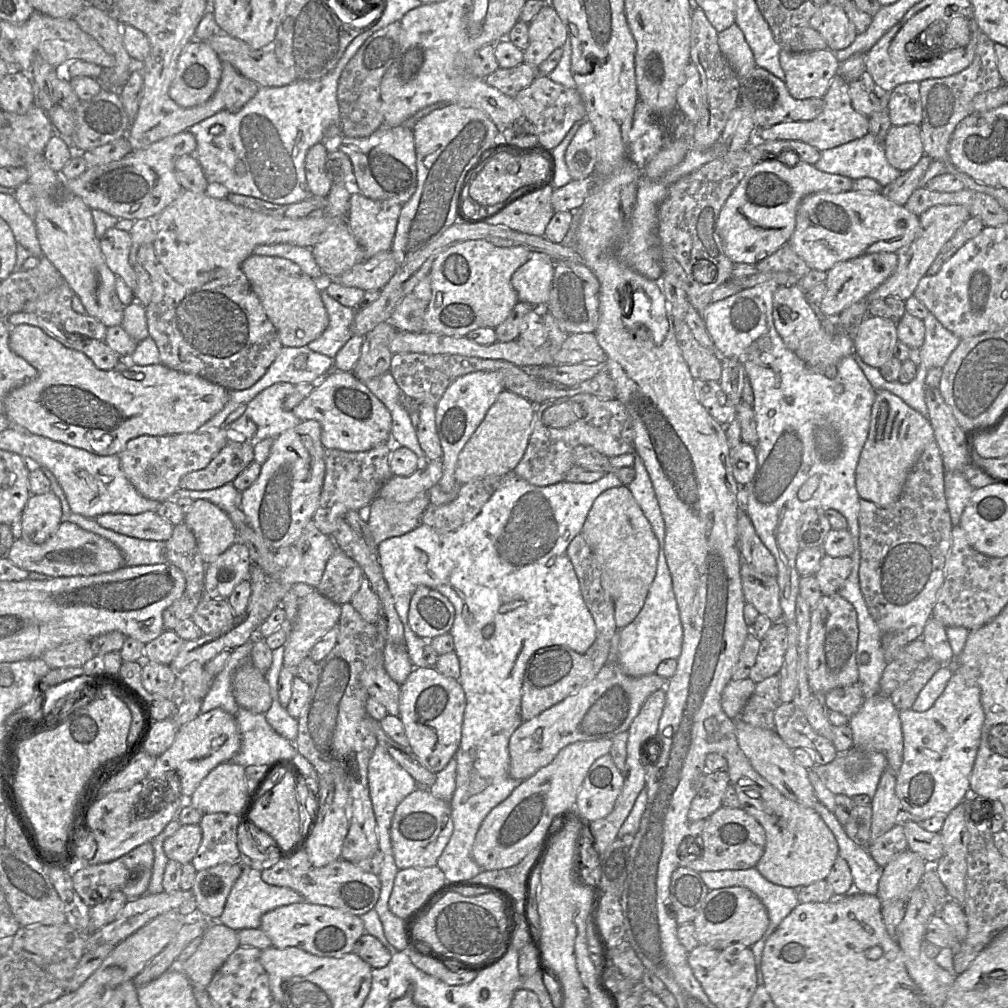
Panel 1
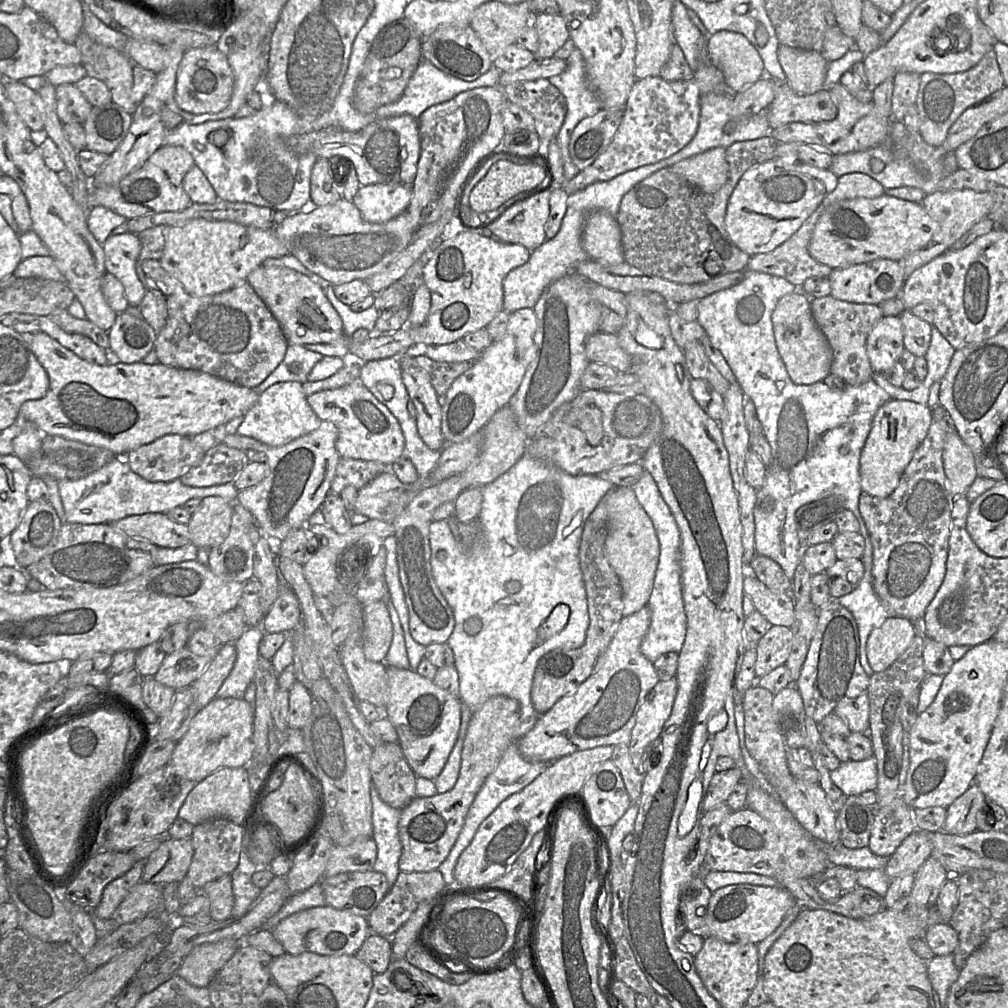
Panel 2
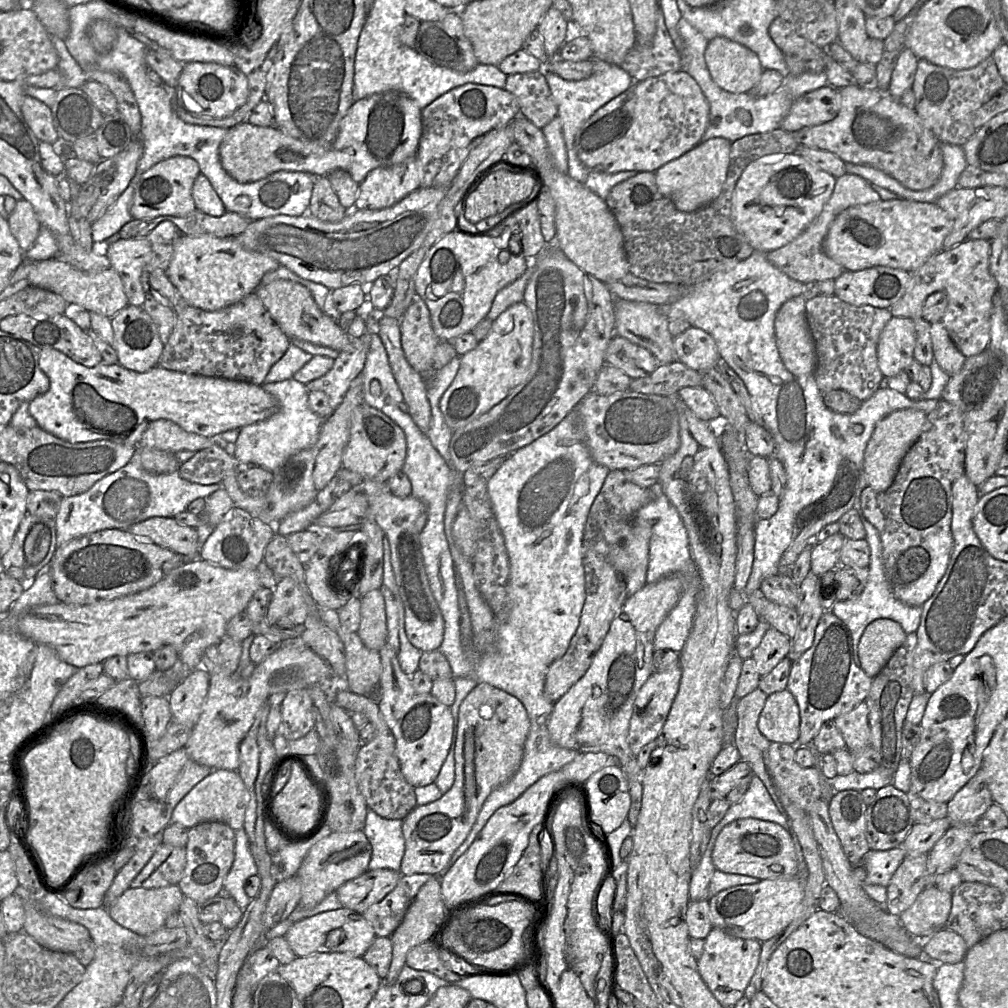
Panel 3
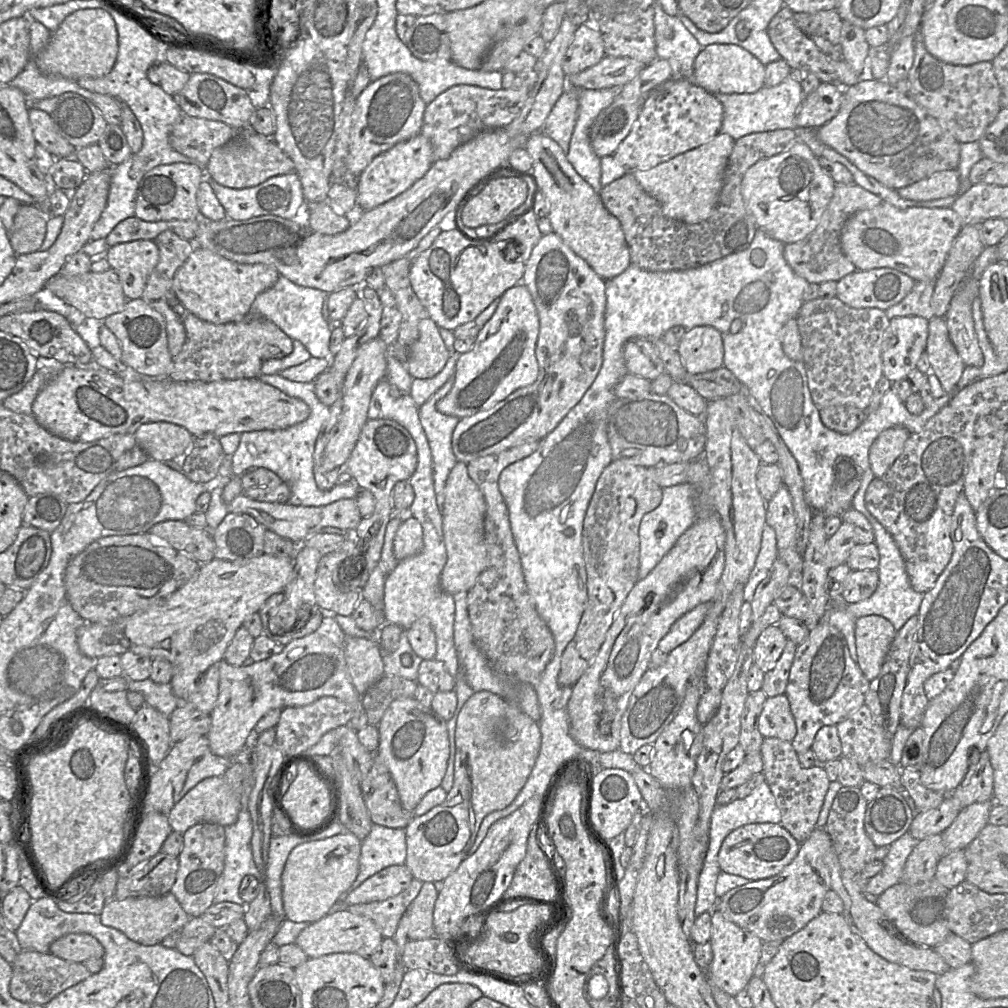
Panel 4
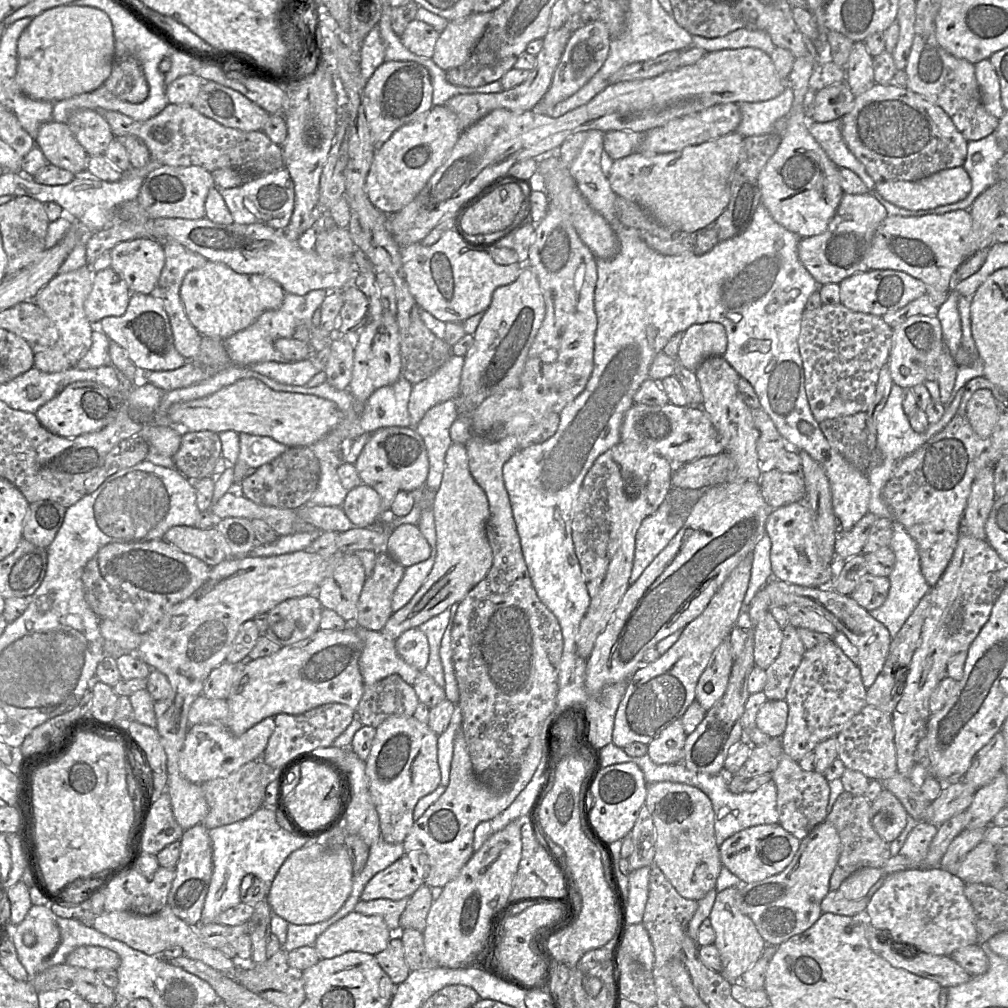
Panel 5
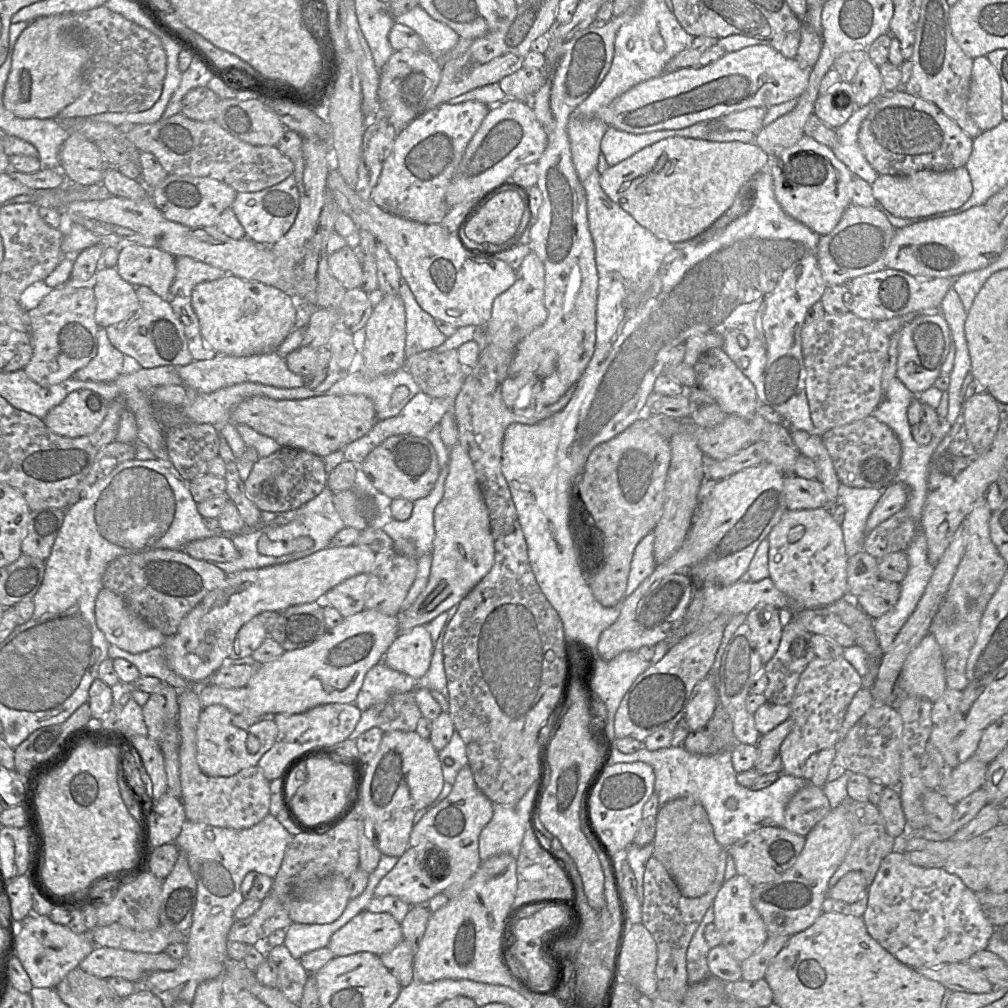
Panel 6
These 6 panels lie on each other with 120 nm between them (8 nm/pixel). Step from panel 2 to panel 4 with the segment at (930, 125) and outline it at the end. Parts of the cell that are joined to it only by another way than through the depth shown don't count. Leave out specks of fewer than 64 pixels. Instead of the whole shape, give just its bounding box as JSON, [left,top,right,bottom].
[909,35,1001,144]

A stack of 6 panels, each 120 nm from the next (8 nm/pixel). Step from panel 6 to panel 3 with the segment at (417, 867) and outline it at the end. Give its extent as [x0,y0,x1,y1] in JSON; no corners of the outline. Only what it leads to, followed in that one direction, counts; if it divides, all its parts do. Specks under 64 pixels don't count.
[336,869,402,914]

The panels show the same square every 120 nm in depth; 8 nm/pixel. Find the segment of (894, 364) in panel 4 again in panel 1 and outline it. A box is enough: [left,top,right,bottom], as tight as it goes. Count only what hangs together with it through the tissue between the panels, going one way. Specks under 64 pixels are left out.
[853,315,898,369]

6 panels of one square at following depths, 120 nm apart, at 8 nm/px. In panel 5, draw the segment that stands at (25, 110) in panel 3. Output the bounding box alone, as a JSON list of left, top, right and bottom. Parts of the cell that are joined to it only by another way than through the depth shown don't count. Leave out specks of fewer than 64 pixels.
[36,120,90,175]

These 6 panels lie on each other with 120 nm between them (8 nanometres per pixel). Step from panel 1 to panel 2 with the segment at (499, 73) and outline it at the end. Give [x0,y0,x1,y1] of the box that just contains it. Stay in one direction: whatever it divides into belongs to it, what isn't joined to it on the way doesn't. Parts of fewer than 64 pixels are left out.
[498,57,567,87]

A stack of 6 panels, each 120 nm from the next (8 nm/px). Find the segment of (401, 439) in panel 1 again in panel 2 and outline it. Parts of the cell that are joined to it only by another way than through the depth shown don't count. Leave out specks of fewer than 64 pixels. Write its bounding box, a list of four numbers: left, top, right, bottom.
[370,389,440,476]

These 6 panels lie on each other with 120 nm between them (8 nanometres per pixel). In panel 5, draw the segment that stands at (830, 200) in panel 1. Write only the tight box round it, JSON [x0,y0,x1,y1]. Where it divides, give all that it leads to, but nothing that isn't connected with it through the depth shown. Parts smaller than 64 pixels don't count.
[866,209,972,308]

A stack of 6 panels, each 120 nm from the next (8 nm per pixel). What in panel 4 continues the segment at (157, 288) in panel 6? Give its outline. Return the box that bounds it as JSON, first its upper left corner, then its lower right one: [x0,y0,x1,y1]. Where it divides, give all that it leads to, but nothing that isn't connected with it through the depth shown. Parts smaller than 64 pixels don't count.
[107,240,159,300]

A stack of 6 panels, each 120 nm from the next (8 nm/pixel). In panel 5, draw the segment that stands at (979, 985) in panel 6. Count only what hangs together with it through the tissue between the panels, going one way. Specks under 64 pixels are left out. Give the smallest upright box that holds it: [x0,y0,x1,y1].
[861,911,972,988]

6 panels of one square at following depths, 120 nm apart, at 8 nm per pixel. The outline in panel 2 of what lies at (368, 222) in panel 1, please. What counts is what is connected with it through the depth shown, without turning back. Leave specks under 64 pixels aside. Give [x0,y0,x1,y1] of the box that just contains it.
[352,185,412,223]

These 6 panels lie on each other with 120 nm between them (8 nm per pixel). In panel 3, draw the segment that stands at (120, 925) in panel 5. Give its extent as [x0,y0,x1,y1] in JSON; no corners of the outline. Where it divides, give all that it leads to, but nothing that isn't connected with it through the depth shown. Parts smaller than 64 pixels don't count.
[107,885,182,936]

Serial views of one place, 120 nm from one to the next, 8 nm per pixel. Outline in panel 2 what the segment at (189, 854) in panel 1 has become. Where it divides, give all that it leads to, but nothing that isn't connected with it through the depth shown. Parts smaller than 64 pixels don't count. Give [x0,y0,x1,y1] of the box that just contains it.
[141,838,193,885]

